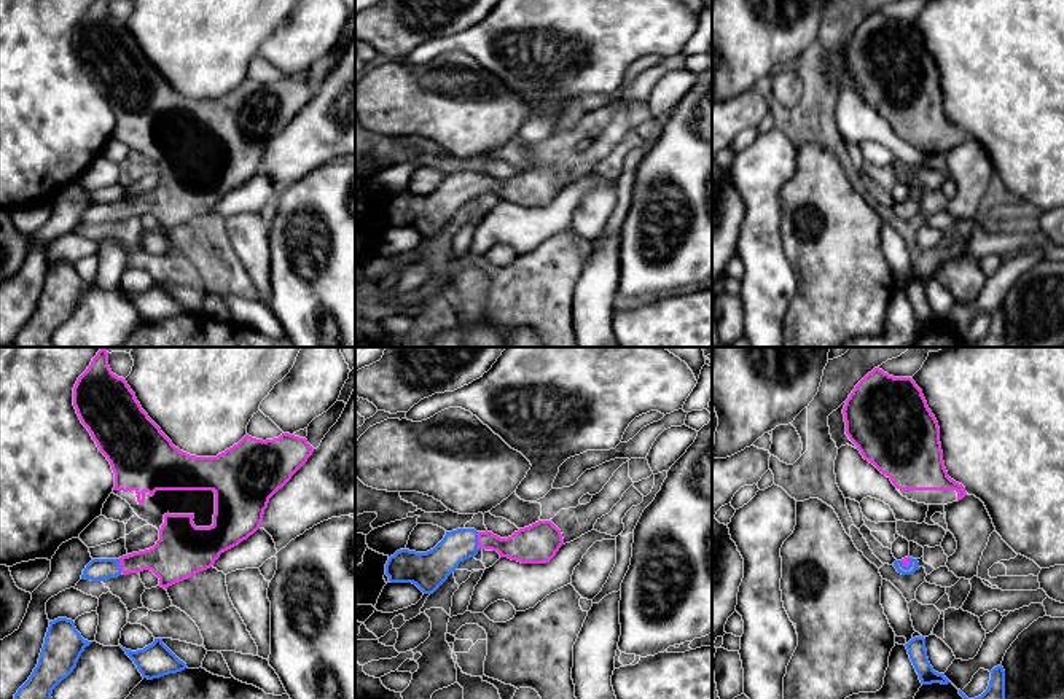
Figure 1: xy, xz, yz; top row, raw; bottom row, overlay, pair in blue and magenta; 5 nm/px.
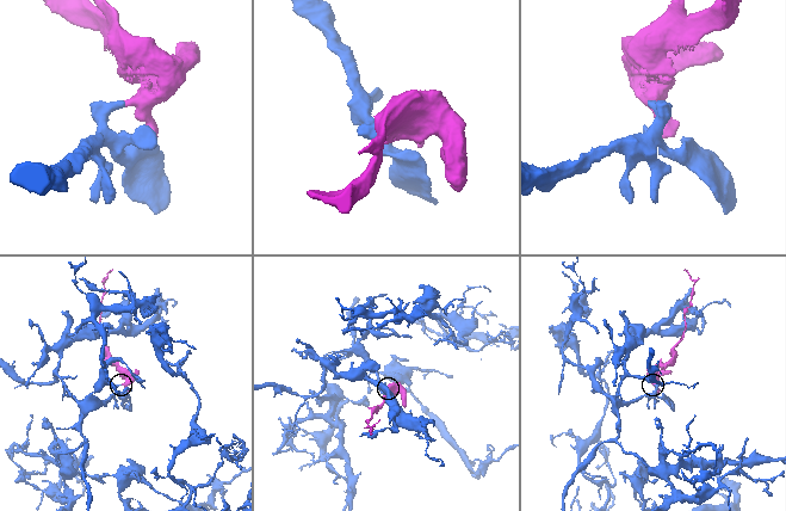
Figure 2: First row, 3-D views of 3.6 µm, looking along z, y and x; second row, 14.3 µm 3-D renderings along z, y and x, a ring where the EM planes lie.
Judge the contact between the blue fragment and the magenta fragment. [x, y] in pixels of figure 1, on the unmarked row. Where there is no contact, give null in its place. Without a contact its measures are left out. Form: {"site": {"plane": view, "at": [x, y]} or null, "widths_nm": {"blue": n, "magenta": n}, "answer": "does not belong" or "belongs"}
{"site": {"plane": "xz", "at": [477, 183]}, "widths_nm": {"blue": 170, "magenta": 170}, "answer": "belongs"}

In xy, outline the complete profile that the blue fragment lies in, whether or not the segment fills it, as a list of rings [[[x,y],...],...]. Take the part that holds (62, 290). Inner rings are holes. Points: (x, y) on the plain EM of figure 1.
[[[72,263],[49,264],[38,307],[14,338],[13,347],[54,347],[53,333],[73,315],[91,287],[81,280]]]

